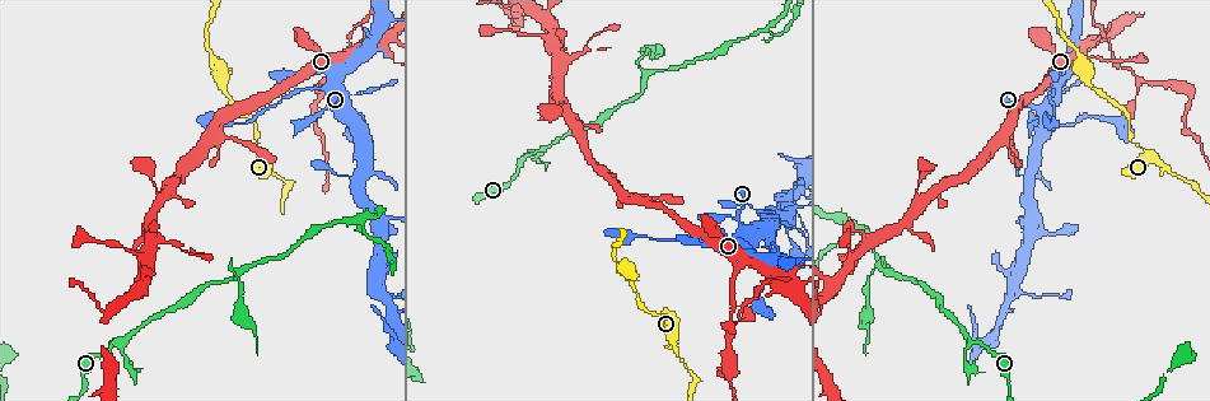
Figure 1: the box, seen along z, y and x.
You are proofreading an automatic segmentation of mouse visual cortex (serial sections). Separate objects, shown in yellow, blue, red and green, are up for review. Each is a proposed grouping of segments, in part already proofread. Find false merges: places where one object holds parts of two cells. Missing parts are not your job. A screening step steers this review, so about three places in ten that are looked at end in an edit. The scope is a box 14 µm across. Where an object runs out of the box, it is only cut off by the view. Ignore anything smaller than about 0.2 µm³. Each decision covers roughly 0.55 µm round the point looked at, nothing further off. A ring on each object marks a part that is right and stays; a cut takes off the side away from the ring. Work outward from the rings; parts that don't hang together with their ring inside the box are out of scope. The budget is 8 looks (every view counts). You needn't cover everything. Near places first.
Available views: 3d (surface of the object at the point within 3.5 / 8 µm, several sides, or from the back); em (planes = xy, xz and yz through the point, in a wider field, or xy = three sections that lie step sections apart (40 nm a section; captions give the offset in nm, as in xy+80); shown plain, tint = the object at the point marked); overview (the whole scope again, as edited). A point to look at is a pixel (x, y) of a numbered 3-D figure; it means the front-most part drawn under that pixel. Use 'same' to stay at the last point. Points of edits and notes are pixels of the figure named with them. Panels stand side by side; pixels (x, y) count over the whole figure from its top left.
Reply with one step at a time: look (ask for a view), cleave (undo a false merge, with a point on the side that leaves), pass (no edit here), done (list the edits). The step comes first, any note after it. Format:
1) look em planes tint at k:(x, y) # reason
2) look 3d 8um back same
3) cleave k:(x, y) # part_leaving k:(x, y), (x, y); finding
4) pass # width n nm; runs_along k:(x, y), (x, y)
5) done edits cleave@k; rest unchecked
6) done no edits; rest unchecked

look 3d 3.5um at 1:(1049, 89) # calibre changes

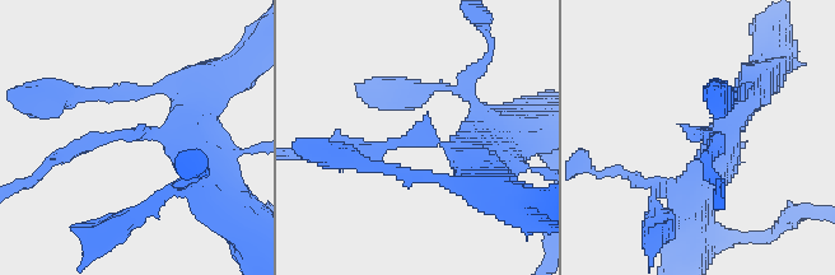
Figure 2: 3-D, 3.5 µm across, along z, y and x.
look em xy step 5 tint at 2:(434, 139) # arms 3; arm_widths 150, 300, 400 nm

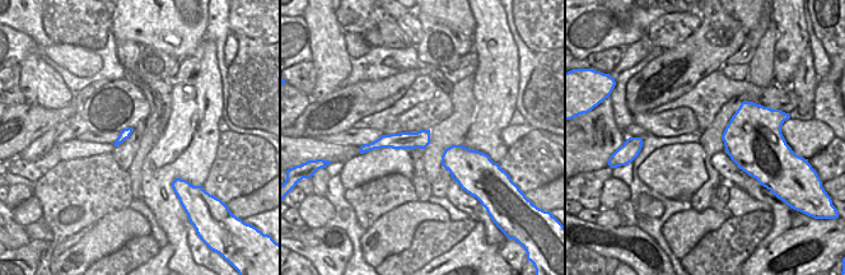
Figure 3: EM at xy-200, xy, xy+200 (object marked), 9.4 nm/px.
pass # runs_along 2:(479, 126), (474, 152), (435, 139), (353, 145); one cell here

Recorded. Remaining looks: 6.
look 3d 3.5um at 1:(1119, 62) # a fork

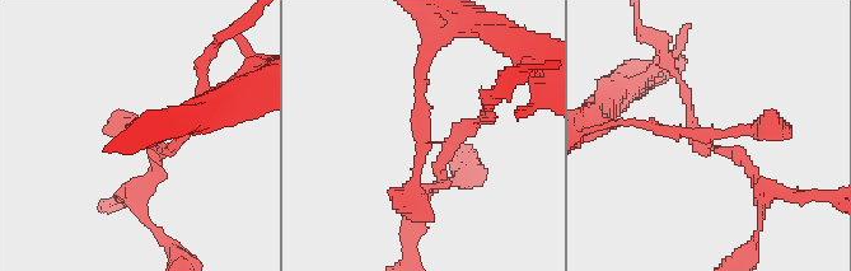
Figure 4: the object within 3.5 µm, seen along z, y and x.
look em xy step 2 tint at 4:(713, 135)

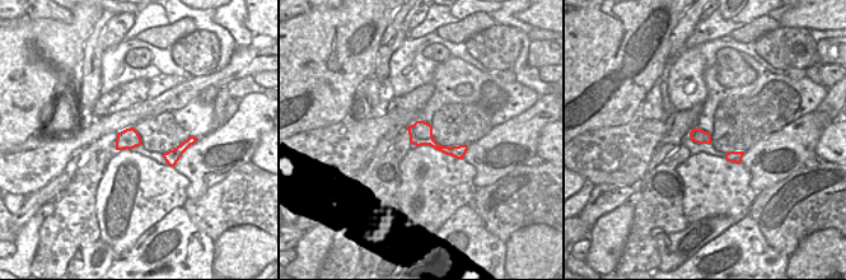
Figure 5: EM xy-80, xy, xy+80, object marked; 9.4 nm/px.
cleave 4:(693, 122) # width 220 nm; part_leaving 4:(712, 144), (794, 195); two cells meet here

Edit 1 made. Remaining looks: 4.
look overview # redraw

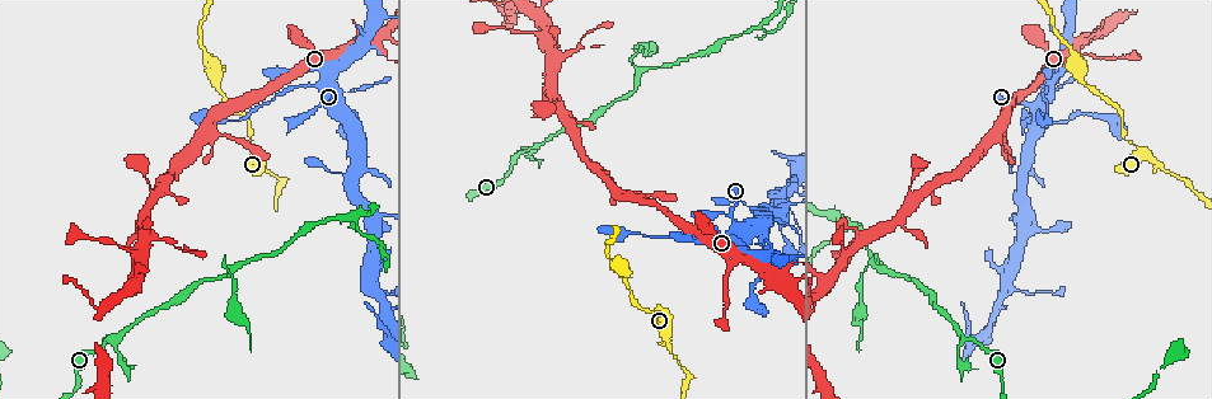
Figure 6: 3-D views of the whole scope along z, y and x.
look 3d 3.5um at 6:(351, 220) # abrupt turn

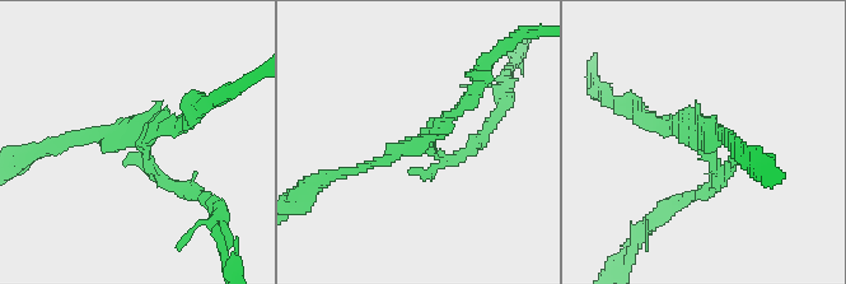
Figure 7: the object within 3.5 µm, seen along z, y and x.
look em planes tint at 7:(702, 138) # arms 3; arm_widths 150, 150, 150 nm

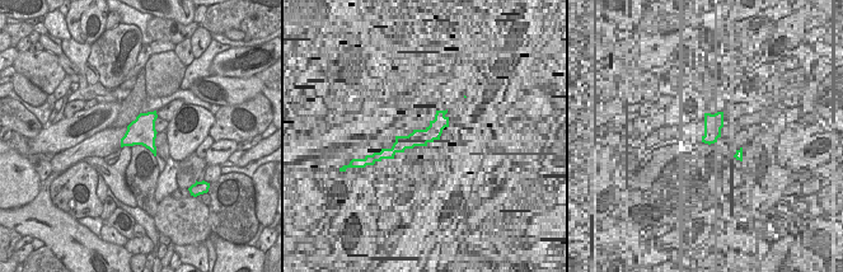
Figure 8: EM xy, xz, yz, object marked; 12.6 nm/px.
cleave 7:(485, 133) # part_leaving 7:(438, 158), (485, 135), (504, 87); two cells meet here

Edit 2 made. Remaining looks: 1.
look 3d 3.5um at 6:(671, 350) # sharp bend

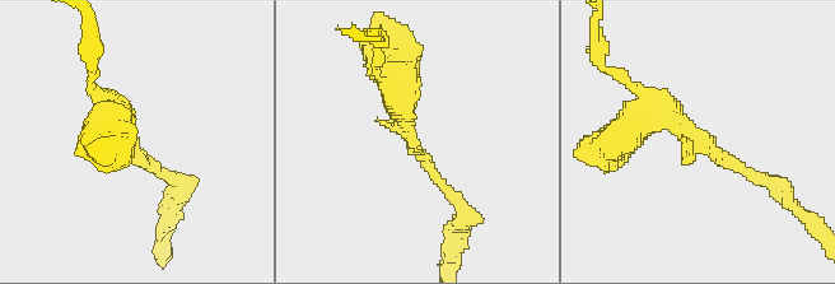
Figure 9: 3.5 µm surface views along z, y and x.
pass # runs_along 9:(390, 69), (413, 147), (456, 196); continuous, no second cell

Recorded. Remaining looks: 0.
done edits cleave@4, cleave@7; rest unchecked

